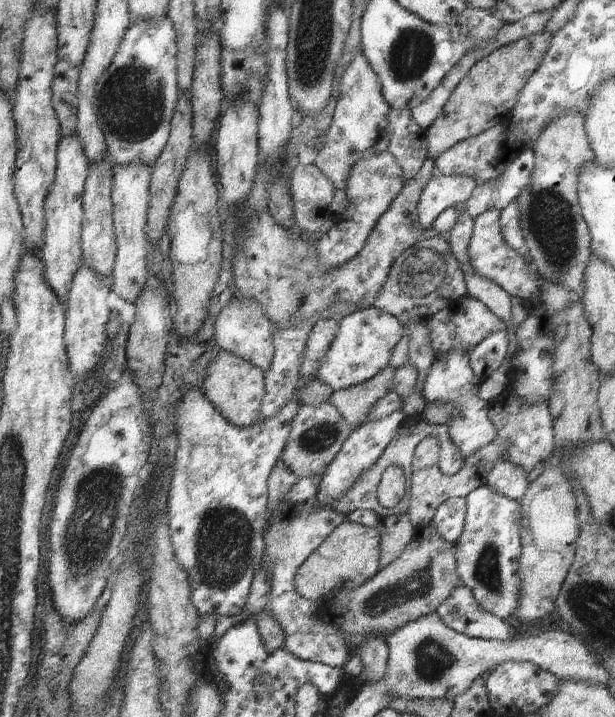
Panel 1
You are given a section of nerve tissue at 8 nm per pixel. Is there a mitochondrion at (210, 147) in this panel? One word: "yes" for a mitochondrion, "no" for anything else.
no

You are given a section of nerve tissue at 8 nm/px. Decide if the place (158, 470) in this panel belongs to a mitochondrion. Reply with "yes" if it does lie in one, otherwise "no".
no

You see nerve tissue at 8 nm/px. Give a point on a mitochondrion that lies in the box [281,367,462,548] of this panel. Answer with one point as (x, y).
(317, 438)

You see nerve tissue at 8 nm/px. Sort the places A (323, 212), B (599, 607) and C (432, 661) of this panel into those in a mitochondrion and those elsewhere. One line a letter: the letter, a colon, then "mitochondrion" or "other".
A: other
B: mitochondrion
C: mitochondrion

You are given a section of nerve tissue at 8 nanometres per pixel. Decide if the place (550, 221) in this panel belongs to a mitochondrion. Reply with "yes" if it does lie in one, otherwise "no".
yes

